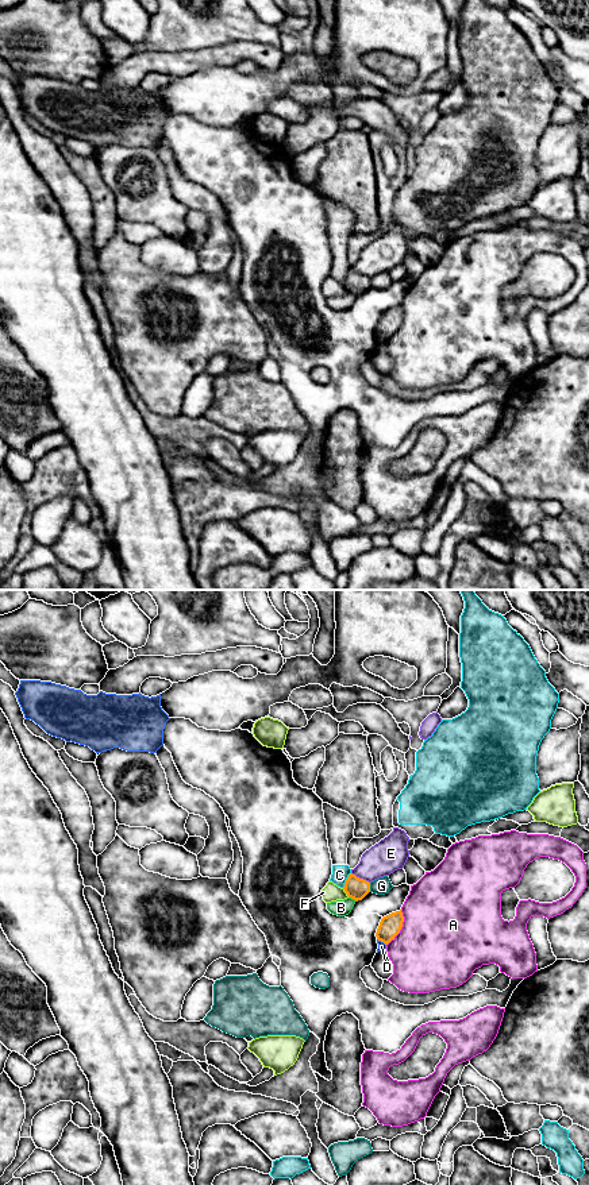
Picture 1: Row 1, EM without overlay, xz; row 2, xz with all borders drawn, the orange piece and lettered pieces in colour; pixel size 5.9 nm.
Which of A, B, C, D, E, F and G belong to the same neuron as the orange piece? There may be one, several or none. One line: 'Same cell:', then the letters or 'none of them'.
Same cell: none of them

